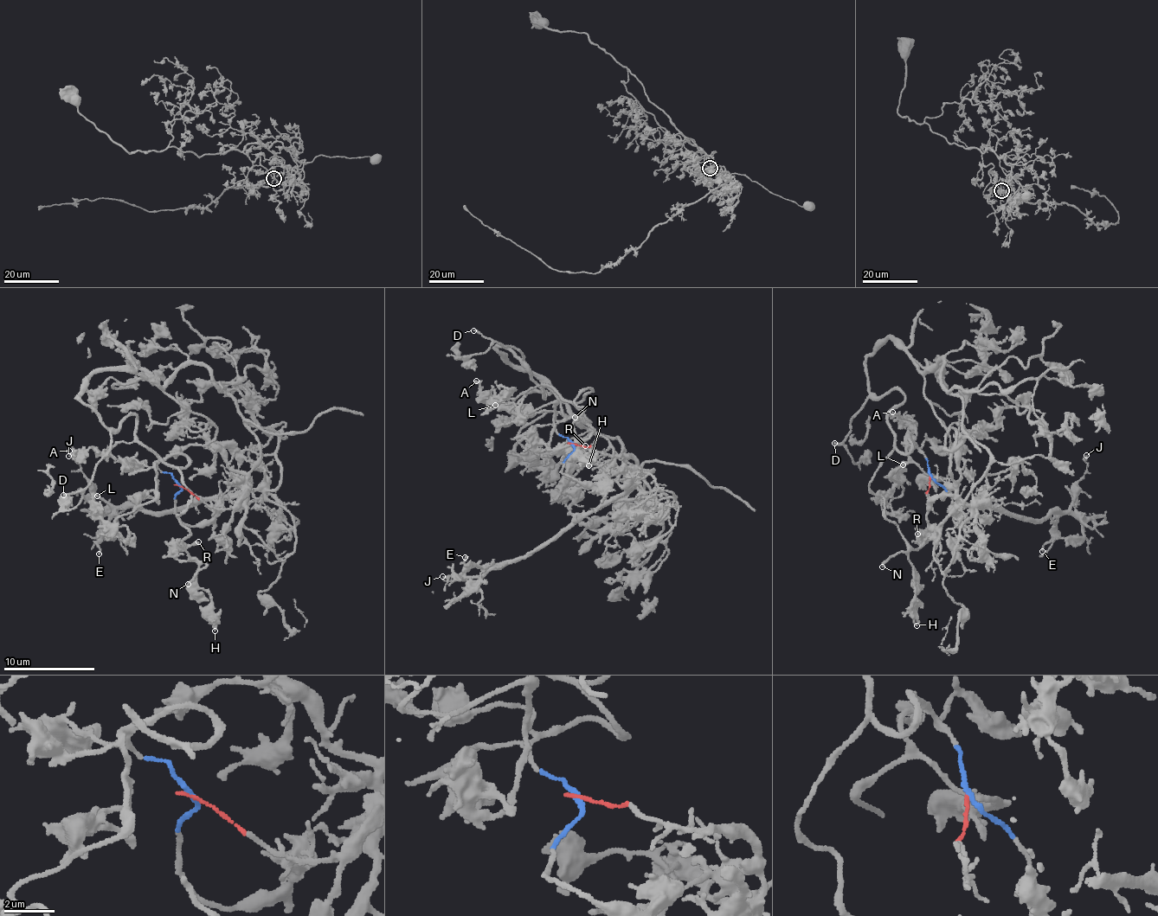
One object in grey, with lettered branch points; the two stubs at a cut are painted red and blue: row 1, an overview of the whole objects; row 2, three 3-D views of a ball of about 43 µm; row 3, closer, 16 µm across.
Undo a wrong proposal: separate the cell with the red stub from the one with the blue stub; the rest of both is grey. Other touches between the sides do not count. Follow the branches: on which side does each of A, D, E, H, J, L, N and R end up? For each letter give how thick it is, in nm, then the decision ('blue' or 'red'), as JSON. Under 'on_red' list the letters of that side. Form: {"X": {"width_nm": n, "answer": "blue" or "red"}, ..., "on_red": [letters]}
{"A": {"width_nm": 240, "answer": "blue"}, "D": {"width_nm": 170, "answer": "blue"}, "E": {"width_nm": 150, "answer": "red"}, "H": {"width_nm": 240, "answer": "blue"}, "J": {"width_nm": 170, "answer": "red"}, "L": {"width_nm": 380, "answer": "blue"}, "N": {"width_nm": 170, "answer": "blue"}, "R": {"width_nm": 240, "answer": "blue"}, "on_red": ["E", "J"]}

